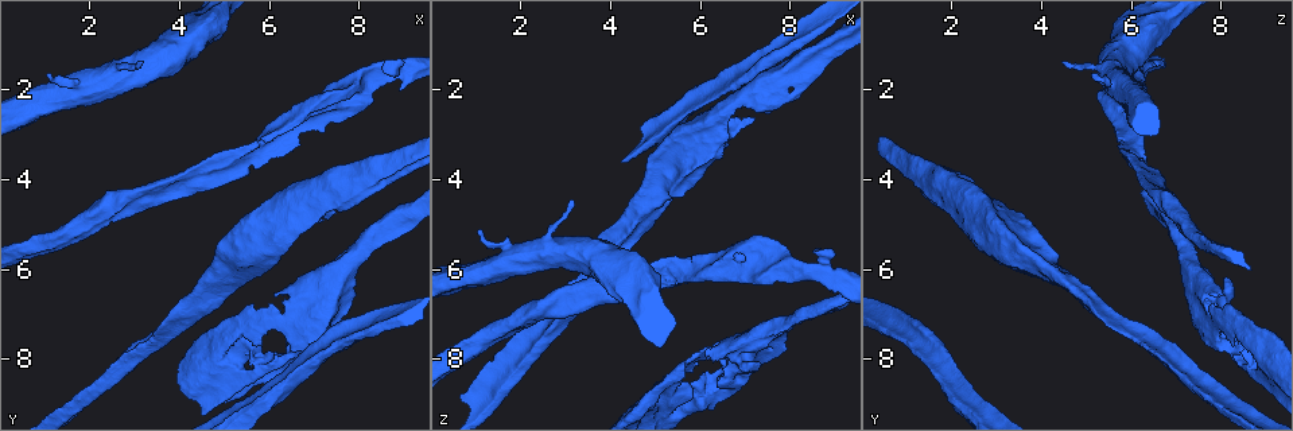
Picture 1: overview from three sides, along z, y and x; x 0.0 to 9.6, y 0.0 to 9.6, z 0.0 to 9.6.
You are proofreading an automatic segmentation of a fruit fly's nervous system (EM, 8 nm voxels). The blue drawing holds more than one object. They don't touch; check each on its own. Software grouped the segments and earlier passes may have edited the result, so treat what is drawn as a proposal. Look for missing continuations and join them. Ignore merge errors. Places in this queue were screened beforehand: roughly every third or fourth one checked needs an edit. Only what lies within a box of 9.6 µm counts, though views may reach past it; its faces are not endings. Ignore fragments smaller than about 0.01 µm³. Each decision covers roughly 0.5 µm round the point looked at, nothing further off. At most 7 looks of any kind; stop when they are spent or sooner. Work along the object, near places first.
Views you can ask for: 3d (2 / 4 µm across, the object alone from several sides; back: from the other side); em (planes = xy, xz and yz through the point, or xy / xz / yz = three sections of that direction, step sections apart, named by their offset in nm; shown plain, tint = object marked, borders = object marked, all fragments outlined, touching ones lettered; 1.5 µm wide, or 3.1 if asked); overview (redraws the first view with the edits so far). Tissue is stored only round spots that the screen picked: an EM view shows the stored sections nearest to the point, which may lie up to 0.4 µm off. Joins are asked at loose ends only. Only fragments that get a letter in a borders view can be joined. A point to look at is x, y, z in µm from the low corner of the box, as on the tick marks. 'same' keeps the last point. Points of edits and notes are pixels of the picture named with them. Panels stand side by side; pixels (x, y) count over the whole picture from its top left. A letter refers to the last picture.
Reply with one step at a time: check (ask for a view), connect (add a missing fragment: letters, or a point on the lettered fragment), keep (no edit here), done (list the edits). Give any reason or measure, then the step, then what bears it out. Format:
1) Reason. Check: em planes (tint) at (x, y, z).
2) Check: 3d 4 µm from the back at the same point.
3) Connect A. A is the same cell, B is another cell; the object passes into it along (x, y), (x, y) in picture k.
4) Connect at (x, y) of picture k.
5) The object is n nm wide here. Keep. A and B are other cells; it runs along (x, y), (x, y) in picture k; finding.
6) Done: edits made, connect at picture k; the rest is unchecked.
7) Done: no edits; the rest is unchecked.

An open end. Check: 3d 2 µm at (7.15, 6.20, 8.05).

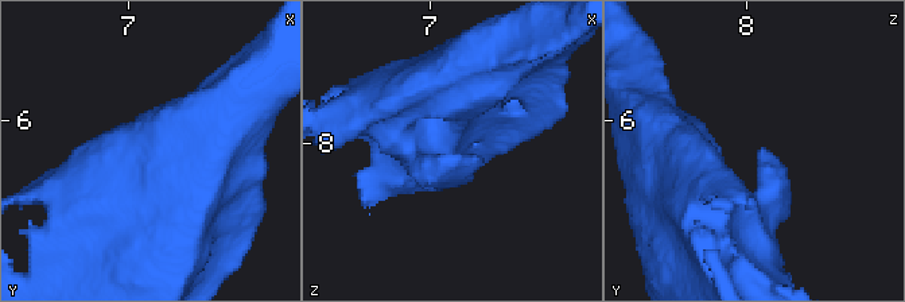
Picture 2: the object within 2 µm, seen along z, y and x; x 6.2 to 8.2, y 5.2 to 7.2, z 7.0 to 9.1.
Now the EM. Check: em xz step 8 (tint) at (7.18, 6.20, 8.08).

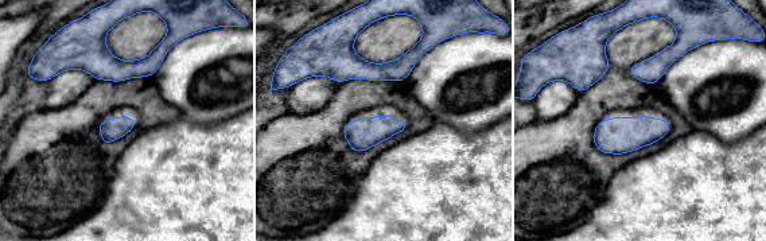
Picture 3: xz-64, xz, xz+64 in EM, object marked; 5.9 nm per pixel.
Check: em planes (borders) at the same point.

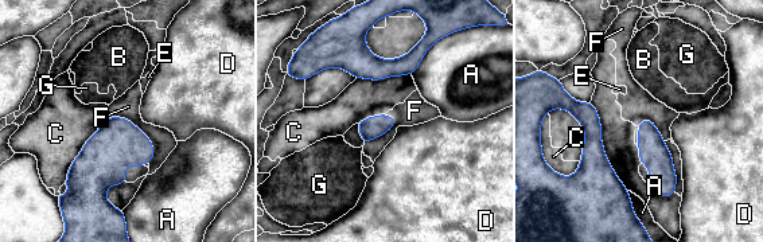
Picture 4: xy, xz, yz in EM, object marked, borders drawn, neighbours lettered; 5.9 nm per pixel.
Keep. A, B, C, D, E, F and G are other cells; a border runs along (105, 117), (132, 121), (154, 159) in picture 4; no lettered fragment goes on from it.

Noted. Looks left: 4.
Free end. Check: 3d 2 µm at (5.15, 3.30, 5.85).

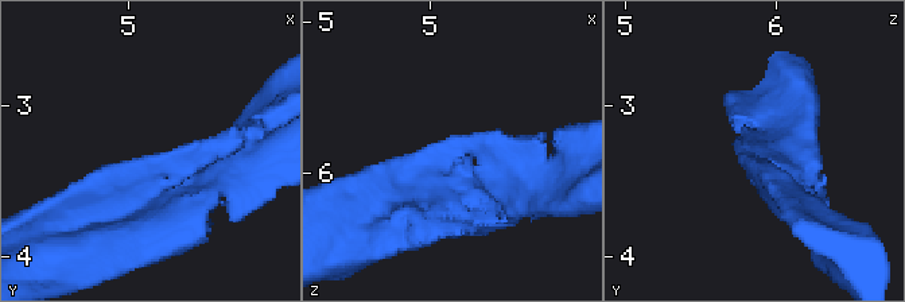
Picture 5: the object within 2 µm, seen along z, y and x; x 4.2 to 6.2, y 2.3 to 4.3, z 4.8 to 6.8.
Need the tissue. Check: em planes (borders) at (5.12, 3.34, 5.80).

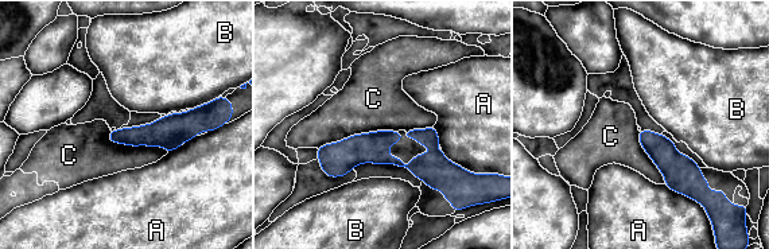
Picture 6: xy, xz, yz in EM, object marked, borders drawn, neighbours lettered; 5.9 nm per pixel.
Keep. A, B and C are other cells; it runs along (319, 151), (451, 167) in picture 6; none of them fits.

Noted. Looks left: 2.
Free end. Check: em planes (borders) at (3.15, 4.20, 6.30).

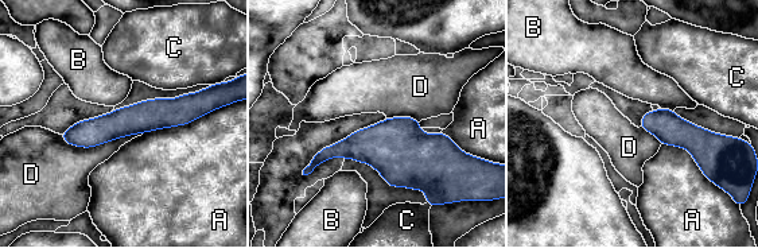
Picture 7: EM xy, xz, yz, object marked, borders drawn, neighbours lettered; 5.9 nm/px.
Keep. A, B, C and D are other cells; a border runs along (142, 132), (90, 147), (59, 136) in picture 7; no lettered fragment goes on from it.

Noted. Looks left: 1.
Done: no edits; the rest is unchecked.

